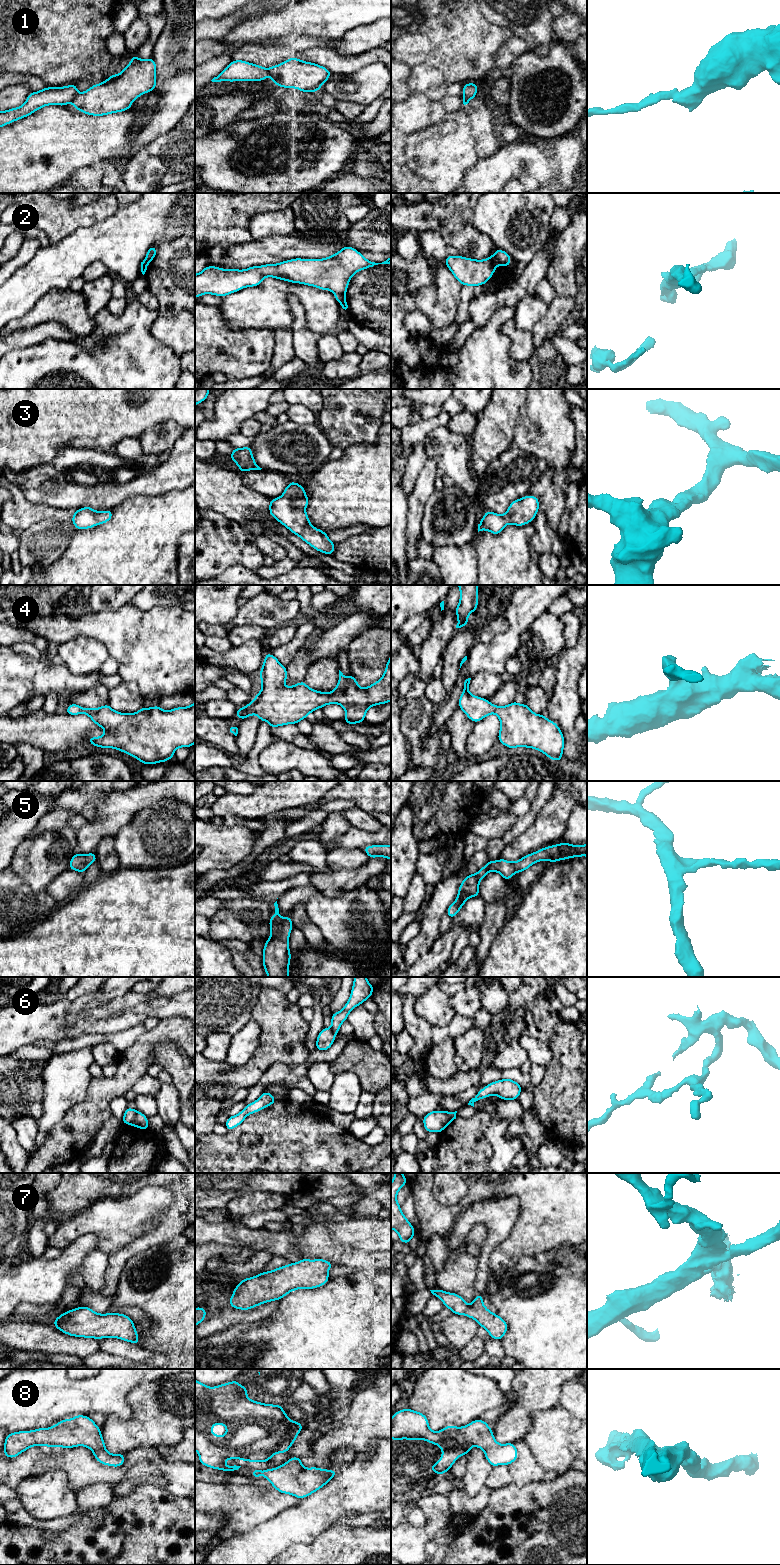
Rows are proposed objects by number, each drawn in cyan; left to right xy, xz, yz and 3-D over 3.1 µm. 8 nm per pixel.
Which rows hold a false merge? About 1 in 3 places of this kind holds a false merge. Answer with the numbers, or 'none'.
1, 2, 6

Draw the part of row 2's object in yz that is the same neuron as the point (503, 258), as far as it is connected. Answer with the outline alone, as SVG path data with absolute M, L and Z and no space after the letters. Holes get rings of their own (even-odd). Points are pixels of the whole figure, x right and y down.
M497 249L495 250L494 255L499 265L504 266L504 267L510 266L511 257L507 252L501 249Z

